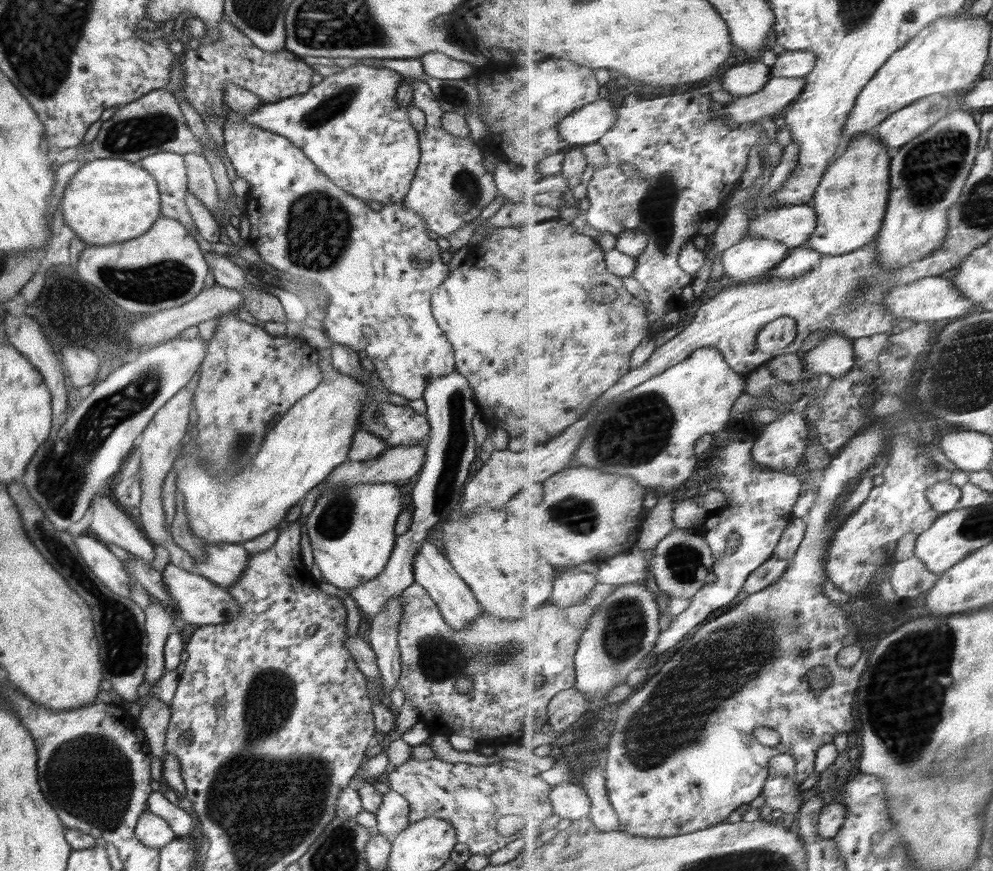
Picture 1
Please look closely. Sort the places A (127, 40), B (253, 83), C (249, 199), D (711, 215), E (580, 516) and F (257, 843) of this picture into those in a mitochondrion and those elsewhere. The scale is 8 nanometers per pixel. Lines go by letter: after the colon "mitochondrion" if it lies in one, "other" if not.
A: other
B: other
C: other
D: other
E: mitochondrion
F: mitochondrion

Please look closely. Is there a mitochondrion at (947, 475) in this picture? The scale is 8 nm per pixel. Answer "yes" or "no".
no

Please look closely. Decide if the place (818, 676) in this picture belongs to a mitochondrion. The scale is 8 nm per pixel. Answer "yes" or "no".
yes

